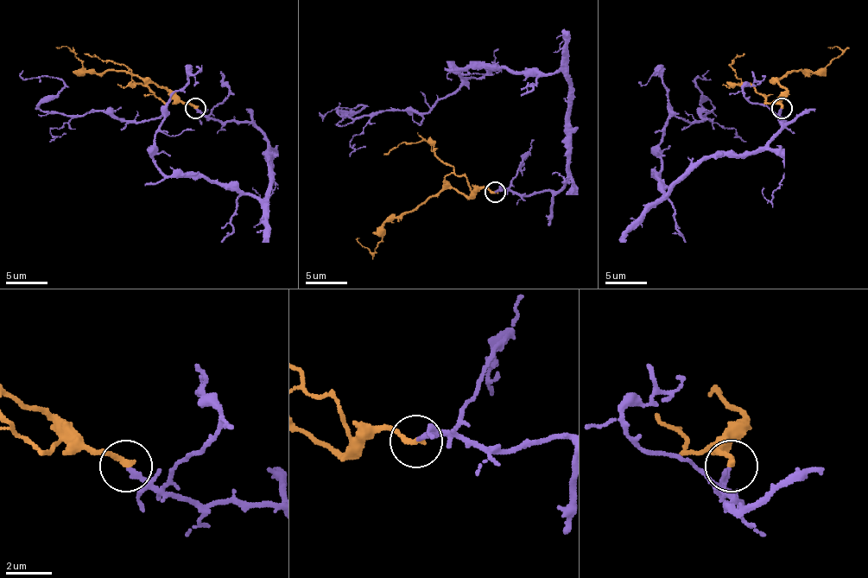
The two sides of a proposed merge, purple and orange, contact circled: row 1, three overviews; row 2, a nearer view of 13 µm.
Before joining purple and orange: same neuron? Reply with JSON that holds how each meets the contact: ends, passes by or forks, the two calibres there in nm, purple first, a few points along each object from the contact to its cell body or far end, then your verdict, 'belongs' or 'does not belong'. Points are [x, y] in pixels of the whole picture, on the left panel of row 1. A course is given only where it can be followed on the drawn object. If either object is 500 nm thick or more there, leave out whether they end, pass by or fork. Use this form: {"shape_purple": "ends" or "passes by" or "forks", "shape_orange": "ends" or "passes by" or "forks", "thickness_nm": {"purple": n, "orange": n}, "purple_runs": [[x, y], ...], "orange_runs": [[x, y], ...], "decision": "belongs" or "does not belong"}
{"shape_purple": "ends", "shape_orange": "ends", "thickness_nm": {"purple": 220, "orange": 260}, "purple_runs": [[195, 110], [262, 132], [262, 197], [167, 176], [162, 116], [49, 113], [39, 105], [64, 82], [22, 70]], "orange_runs": [[195, 107], [133, 73], [112, 70], [89, 73], [83, 70], [74, 53], [66, 47], [60, 47]], "decision": "belongs"}

